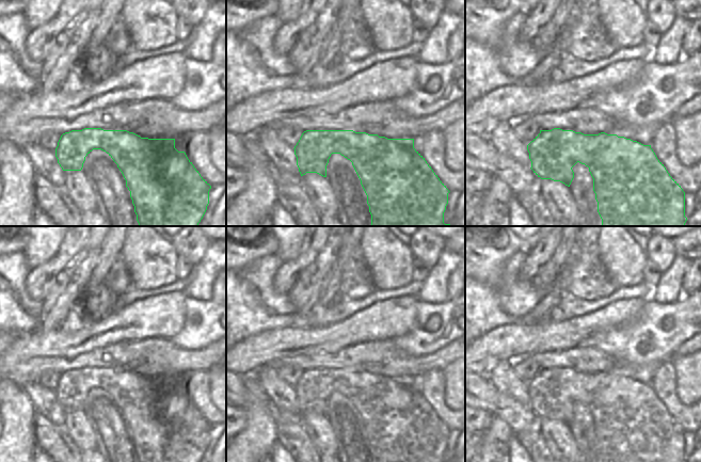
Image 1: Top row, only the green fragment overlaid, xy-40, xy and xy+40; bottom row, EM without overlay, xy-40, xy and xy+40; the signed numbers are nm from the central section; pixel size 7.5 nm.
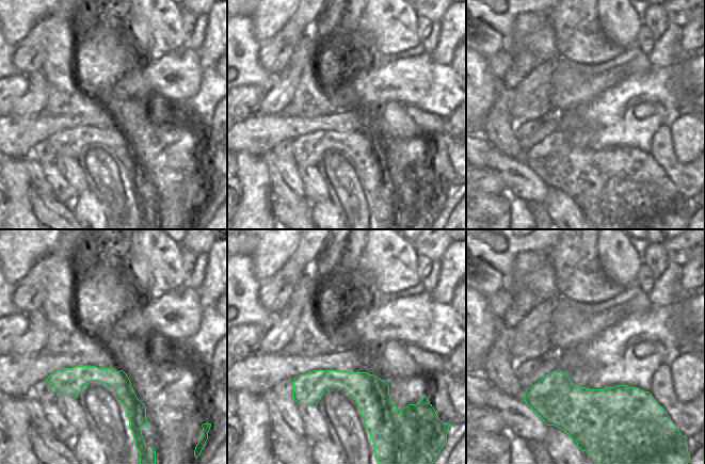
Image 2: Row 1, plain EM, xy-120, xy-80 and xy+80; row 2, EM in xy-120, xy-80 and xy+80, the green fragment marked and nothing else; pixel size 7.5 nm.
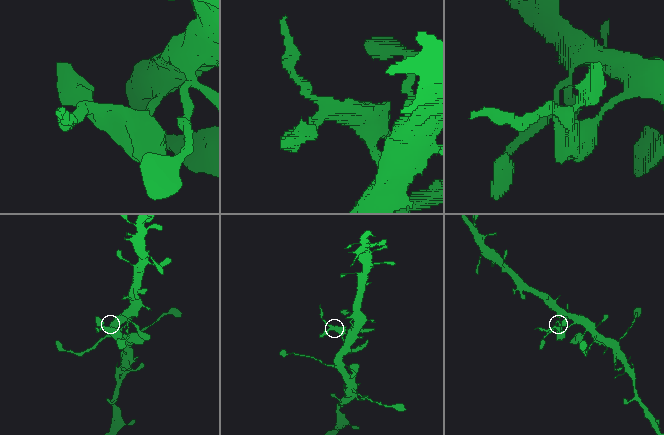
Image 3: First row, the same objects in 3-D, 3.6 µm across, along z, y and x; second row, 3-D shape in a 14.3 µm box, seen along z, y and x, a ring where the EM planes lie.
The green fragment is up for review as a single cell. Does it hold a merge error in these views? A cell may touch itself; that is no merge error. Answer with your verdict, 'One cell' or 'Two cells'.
Two cells

